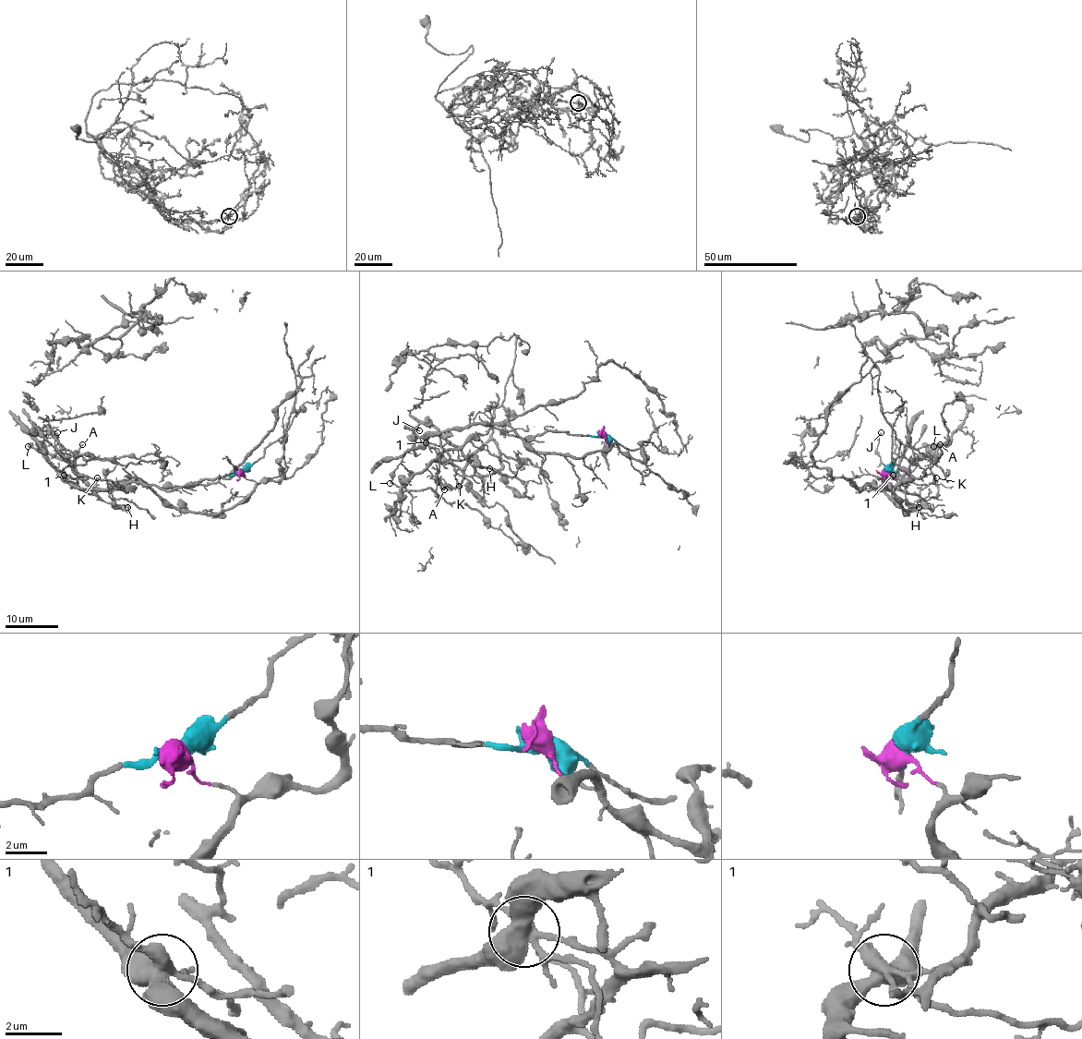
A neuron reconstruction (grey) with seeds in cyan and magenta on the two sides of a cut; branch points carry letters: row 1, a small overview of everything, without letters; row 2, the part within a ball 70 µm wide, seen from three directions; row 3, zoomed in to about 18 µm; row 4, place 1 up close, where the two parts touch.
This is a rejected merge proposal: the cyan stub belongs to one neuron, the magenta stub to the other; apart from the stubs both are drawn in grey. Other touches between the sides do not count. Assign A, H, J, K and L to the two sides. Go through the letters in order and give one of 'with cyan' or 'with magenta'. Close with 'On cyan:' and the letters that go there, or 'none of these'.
A: with magenta
H: with magenta
J: with cyan
K: with magenta
L: with magenta
On cyan: J

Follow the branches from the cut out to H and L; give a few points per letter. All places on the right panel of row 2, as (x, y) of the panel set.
H: (886, 470), (907, 514), (875, 482), (874, 488), (918, 494), (926, 502), (919, 507)
L: (886, 470), (896, 481), (894, 494), (907, 514), (875, 482), (878, 489), (896, 470), (908, 447), (933, 445)

